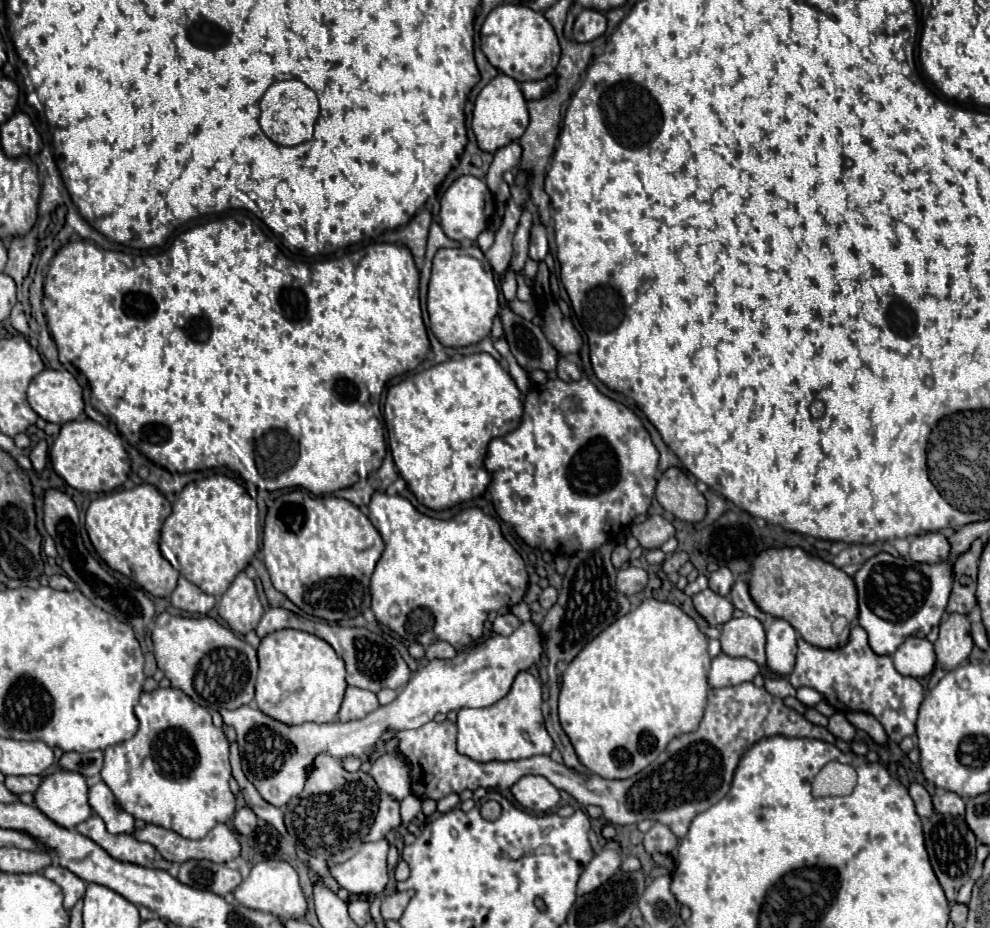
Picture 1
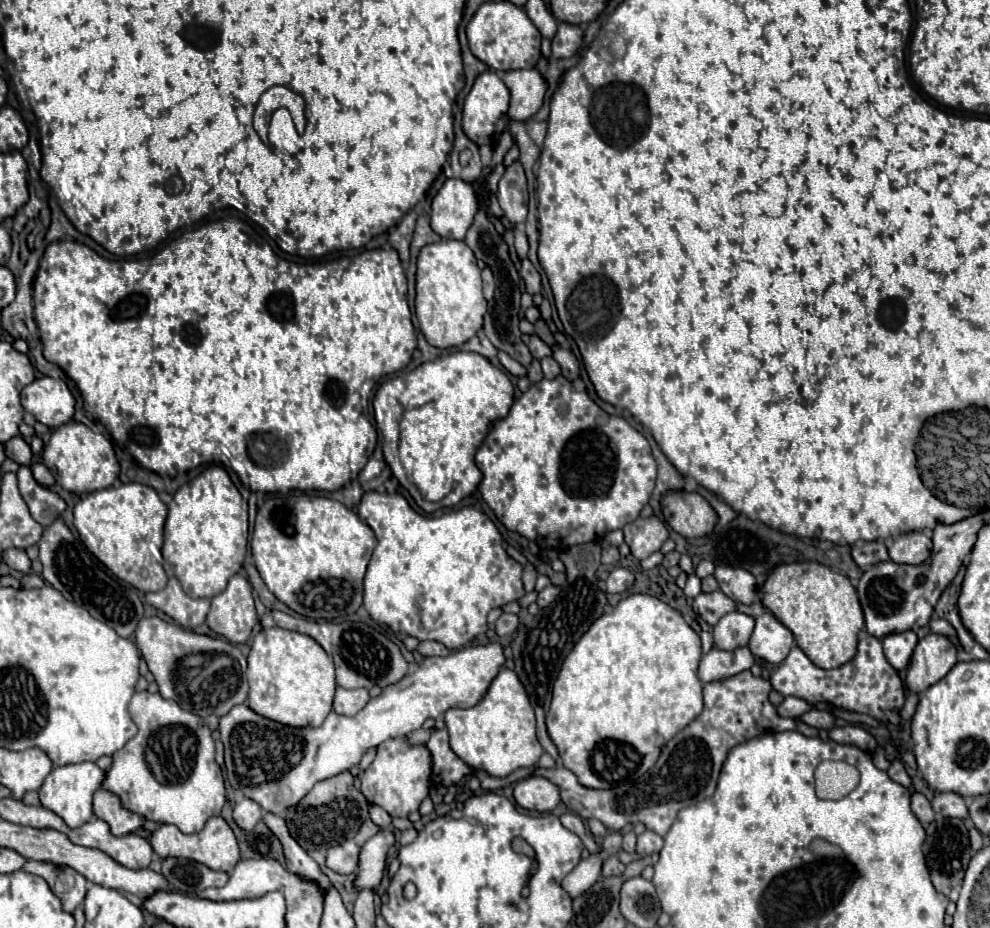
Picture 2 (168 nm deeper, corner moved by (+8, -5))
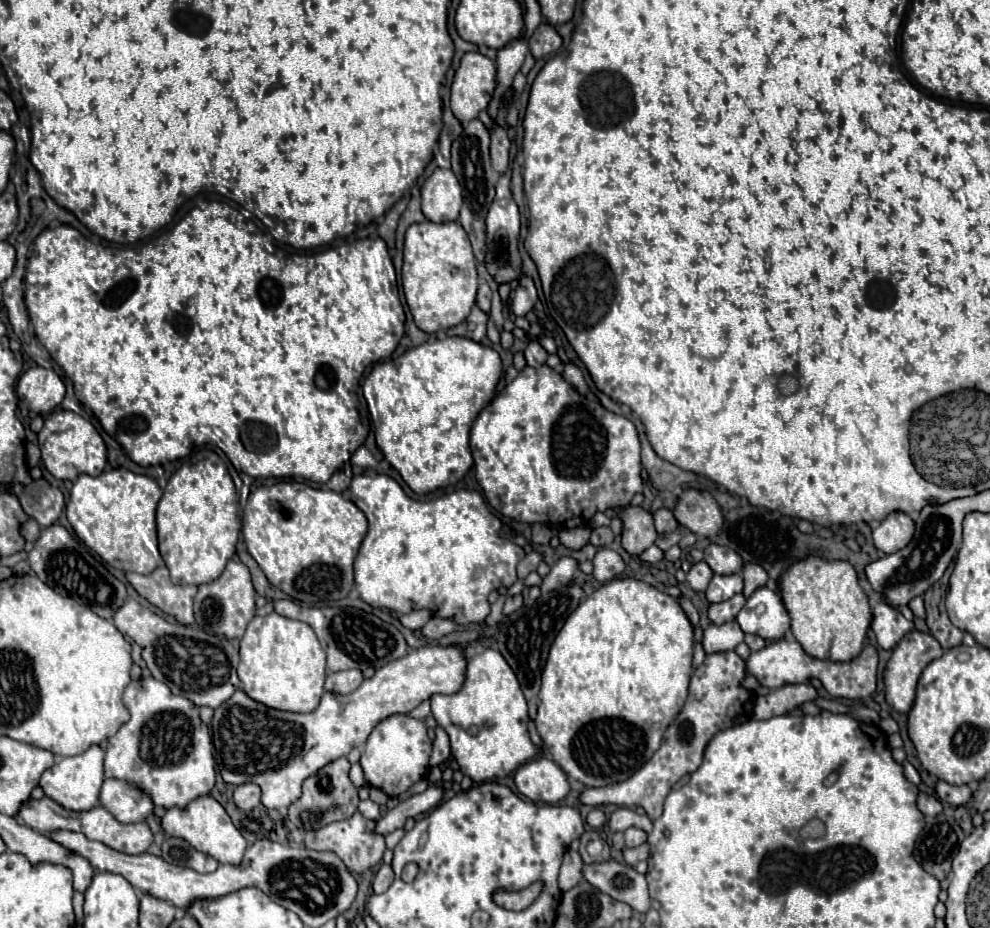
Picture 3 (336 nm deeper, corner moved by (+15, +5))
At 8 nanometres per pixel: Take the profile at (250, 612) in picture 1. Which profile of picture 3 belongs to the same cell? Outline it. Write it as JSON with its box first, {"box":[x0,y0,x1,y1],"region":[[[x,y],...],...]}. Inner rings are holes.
{"box":[193,559,255,639],"region":[[[231,559],[221,577],[217,577],[211,583],[199,585],[193,611],[195,611],[195,621],[203,631],[209,631],[211,635],[223,635],[227,639],[235,637],[241,639],[247,623],[255,617],[255,589],[251,583],[249,569],[241,561]]]}

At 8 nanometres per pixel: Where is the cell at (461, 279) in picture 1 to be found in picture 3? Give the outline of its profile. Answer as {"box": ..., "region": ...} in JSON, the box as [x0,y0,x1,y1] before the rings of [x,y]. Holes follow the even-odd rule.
{"box":[401,221,477,333],"region":[[[457,221],[413,223],[405,233],[401,281],[413,321],[425,333],[445,331],[465,321],[477,295],[477,259],[465,229]]]}

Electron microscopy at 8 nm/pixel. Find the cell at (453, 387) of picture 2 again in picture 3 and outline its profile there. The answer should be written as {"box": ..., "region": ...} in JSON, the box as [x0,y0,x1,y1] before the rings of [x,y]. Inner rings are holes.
{"box":[363,337,501,493],"region":[[[441,337],[405,351],[401,357],[383,361],[371,369],[363,381],[363,395],[369,405],[375,439],[385,459],[401,473],[415,493],[429,493],[463,479],[471,469],[469,431],[479,411],[493,399],[501,377],[499,353],[467,337]]]}

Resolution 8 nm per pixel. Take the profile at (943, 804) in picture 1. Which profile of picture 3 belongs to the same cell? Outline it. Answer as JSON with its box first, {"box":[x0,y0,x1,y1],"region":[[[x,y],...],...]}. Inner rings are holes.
{"box":[937,781,971,807],"region":[[[945,781],[937,783],[937,795],[943,803],[949,803],[953,807],[961,807],[971,801],[971,787],[969,785],[949,785]]]}

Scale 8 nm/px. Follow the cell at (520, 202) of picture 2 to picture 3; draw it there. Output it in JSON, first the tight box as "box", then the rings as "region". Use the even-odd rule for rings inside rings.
{"box":[491,125,509,173],"region":[[[497,125],[491,133],[491,163],[497,173],[505,173],[509,167],[509,139],[501,125]]]}

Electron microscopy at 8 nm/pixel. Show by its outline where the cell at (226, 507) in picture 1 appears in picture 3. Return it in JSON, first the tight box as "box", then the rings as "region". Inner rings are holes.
{"box":[157,449,241,585],"region":[[[201,449],[193,453],[179,471],[173,473],[169,479],[161,501],[157,503],[157,535],[159,535],[159,551],[169,567],[171,581],[177,585],[201,585],[211,583],[221,575],[225,569],[225,563],[233,557],[235,545],[241,531],[241,519],[239,519],[239,501],[237,491],[233,485],[231,475],[227,473],[227,467],[223,459],[211,451]]]}

